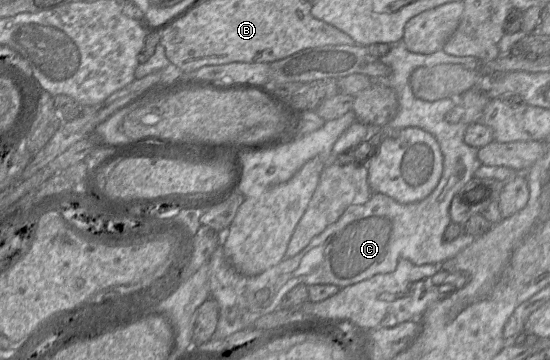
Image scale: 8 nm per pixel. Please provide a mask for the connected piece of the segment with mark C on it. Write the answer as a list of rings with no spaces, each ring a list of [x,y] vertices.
[[[400,40],[396,43],[391,43],[389,45],[390,45],[389,52],[386,55],[381,56],[379,60],[383,62],[385,65],[387,65],[388,67],[390,67],[390,69],[392,70],[392,73],[386,81],[381,81],[381,82],[386,82],[394,90],[397,96],[397,99],[398,99],[399,109],[395,117],[385,127],[381,129],[384,130],[385,135],[386,135],[389,132],[399,132],[400,130],[407,128],[407,127],[418,127],[432,134],[437,140],[442,156],[443,156],[443,173],[442,173],[442,176],[440,178],[438,185],[432,191],[432,193],[428,195],[425,199],[419,202],[407,203],[407,204],[400,203],[396,201],[395,199],[391,198],[390,196],[383,194],[383,193],[373,193],[369,201],[366,202],[365,204],[349,206],[336,222],[329,225],[323,232],[321,232],[320,234],[312,238],[310,243],[297,255],[295,255],[292,258],[282,260],[279,264],[267,269],[266,271],[256,276],[245,276],[243,274],[240,274],[227,261],[225,254],[224,254],[223,245],[224,245],[226,238],[228,237],[228,228],[222,231],[219,231],[218,232],[219,233],[219,246],[216,248],[216,250],[214,251],[214,253],[212,254],[210,258],[210,297],[215,299],[219,305],[219,320],[218,320],[215,332],[211,340],[224,339],[238,331],[241,331],[248,327],[252,327],[254,322],[258,318],[277,310],[280,307],[281,301],[284,298],[284,296],[298,284],[305,284],[307,286],[315,285],[315,284],[332,284],[335,286],[338,286],[339,288],[344,288],[344,287],[356,284],[358,282],[361,282],[363,280],[369,279],[377,274],[385,274],[385,273],[393,272],[396,269],[398,262],[401,259],[409,260],[415,265],[443,263],[444,261],[455,257],[459,252],[461,252],[463,249],[469,246],[476,239],[476,237],[465,233],[462,227],[462,233],[456,239],[450,242],[446,242],[444,240],[444,232],[446,228],[448,227],[448,225],[452,222],[450,215],[449,215],[449,209],[450,209],[450,205],[451,205],[451,201],[453,197],[467,182],[469,182],[475,176],[476,170],[480,168],[480,166],[482,165],[482,163],[480,162],[478,158],[478,149],[467,145],[464,141],[464,135],[469,125],[464,124],[464,123],[449,123],[445,119],[446,114],[455,107],[456,98],[445,98],[445,99],[440,99],[440,100],[432,101],[432,102],[418,99],[414,96],[412,92],[409,78],[410,78],[411,73],[419,67],[432,67],[432,66],[439,65],[439,64],[462,64],[467,68],[480,68],[481,66],[480,60],[474,56],[458,57],[458,56],[449,55],[444,50],[436,51],[432,54],[413,53],[406,48],[403,40]]]

